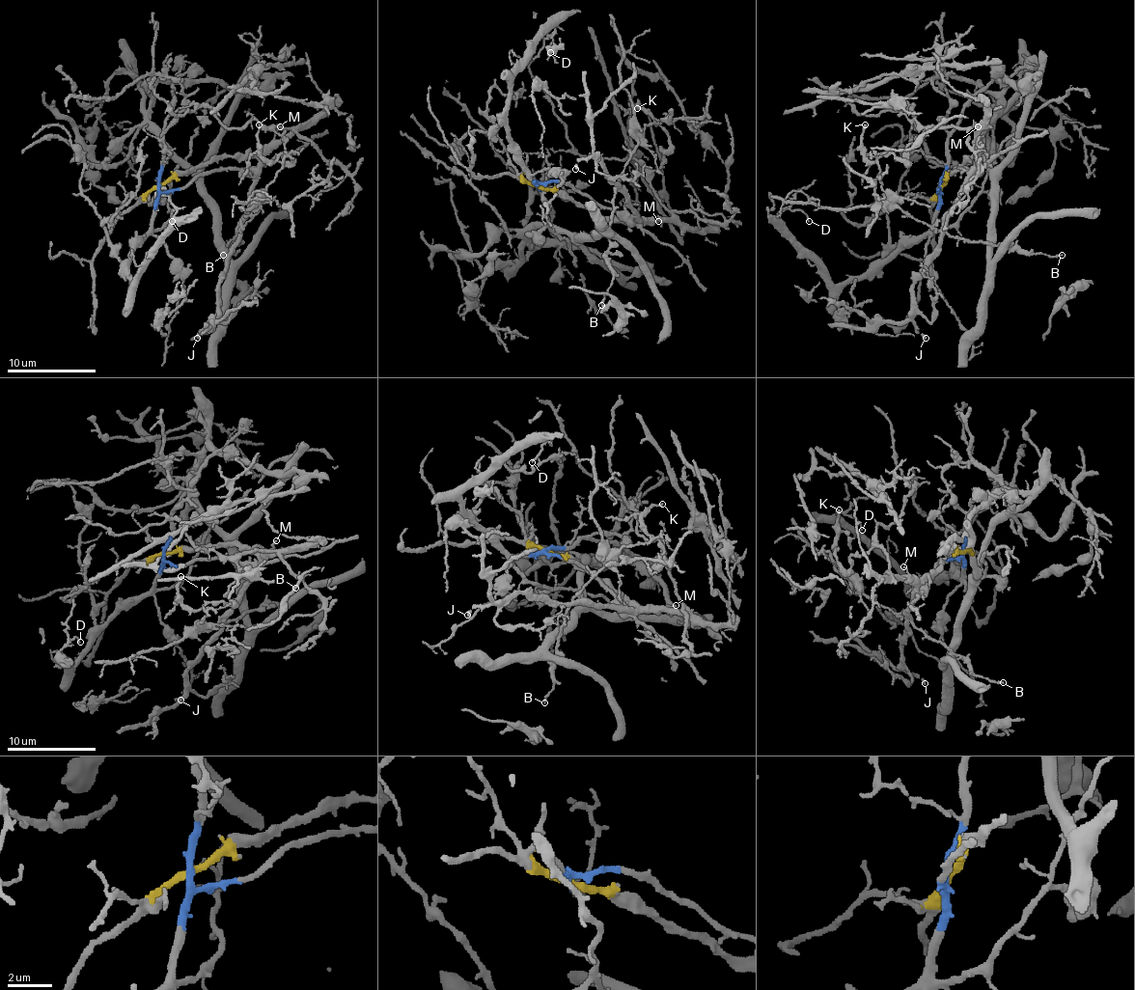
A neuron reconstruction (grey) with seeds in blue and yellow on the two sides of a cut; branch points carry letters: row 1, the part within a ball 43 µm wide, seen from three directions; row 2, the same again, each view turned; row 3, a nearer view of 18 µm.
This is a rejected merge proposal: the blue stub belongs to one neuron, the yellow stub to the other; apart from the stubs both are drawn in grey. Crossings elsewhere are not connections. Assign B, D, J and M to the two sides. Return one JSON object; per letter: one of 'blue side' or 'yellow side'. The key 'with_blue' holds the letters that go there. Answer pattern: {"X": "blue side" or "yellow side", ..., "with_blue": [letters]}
{"B": "yellow side", "D": "blue side", "J": "yellow side", "M": "yellow side", "with_blue": ["D"]}

